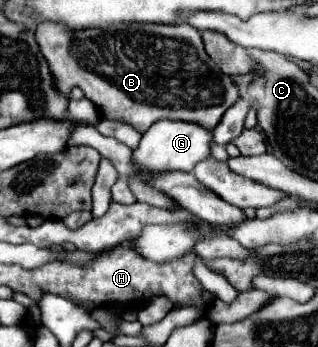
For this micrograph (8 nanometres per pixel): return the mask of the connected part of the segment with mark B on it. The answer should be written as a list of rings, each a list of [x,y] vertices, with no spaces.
[[[42,23],[36,29],[36,41],[40,39],[40,53],[44,55],[56,91],[68,95],[76,85],[84,91],[104,119],[116,119],[132,123],[138,131],[148,131],[148,127],[160,119],[180,119],[192,123],[204,123],[214,129],[220,117],[230,105],[240,97],[238,87],[228,75],[224,75],[216,63],[204,51],[200,31],[188,23],[176,27],[152,25],[150,37],[138,37],[138,27],[96,27],[92,31],[64,31],[54,23]]]

